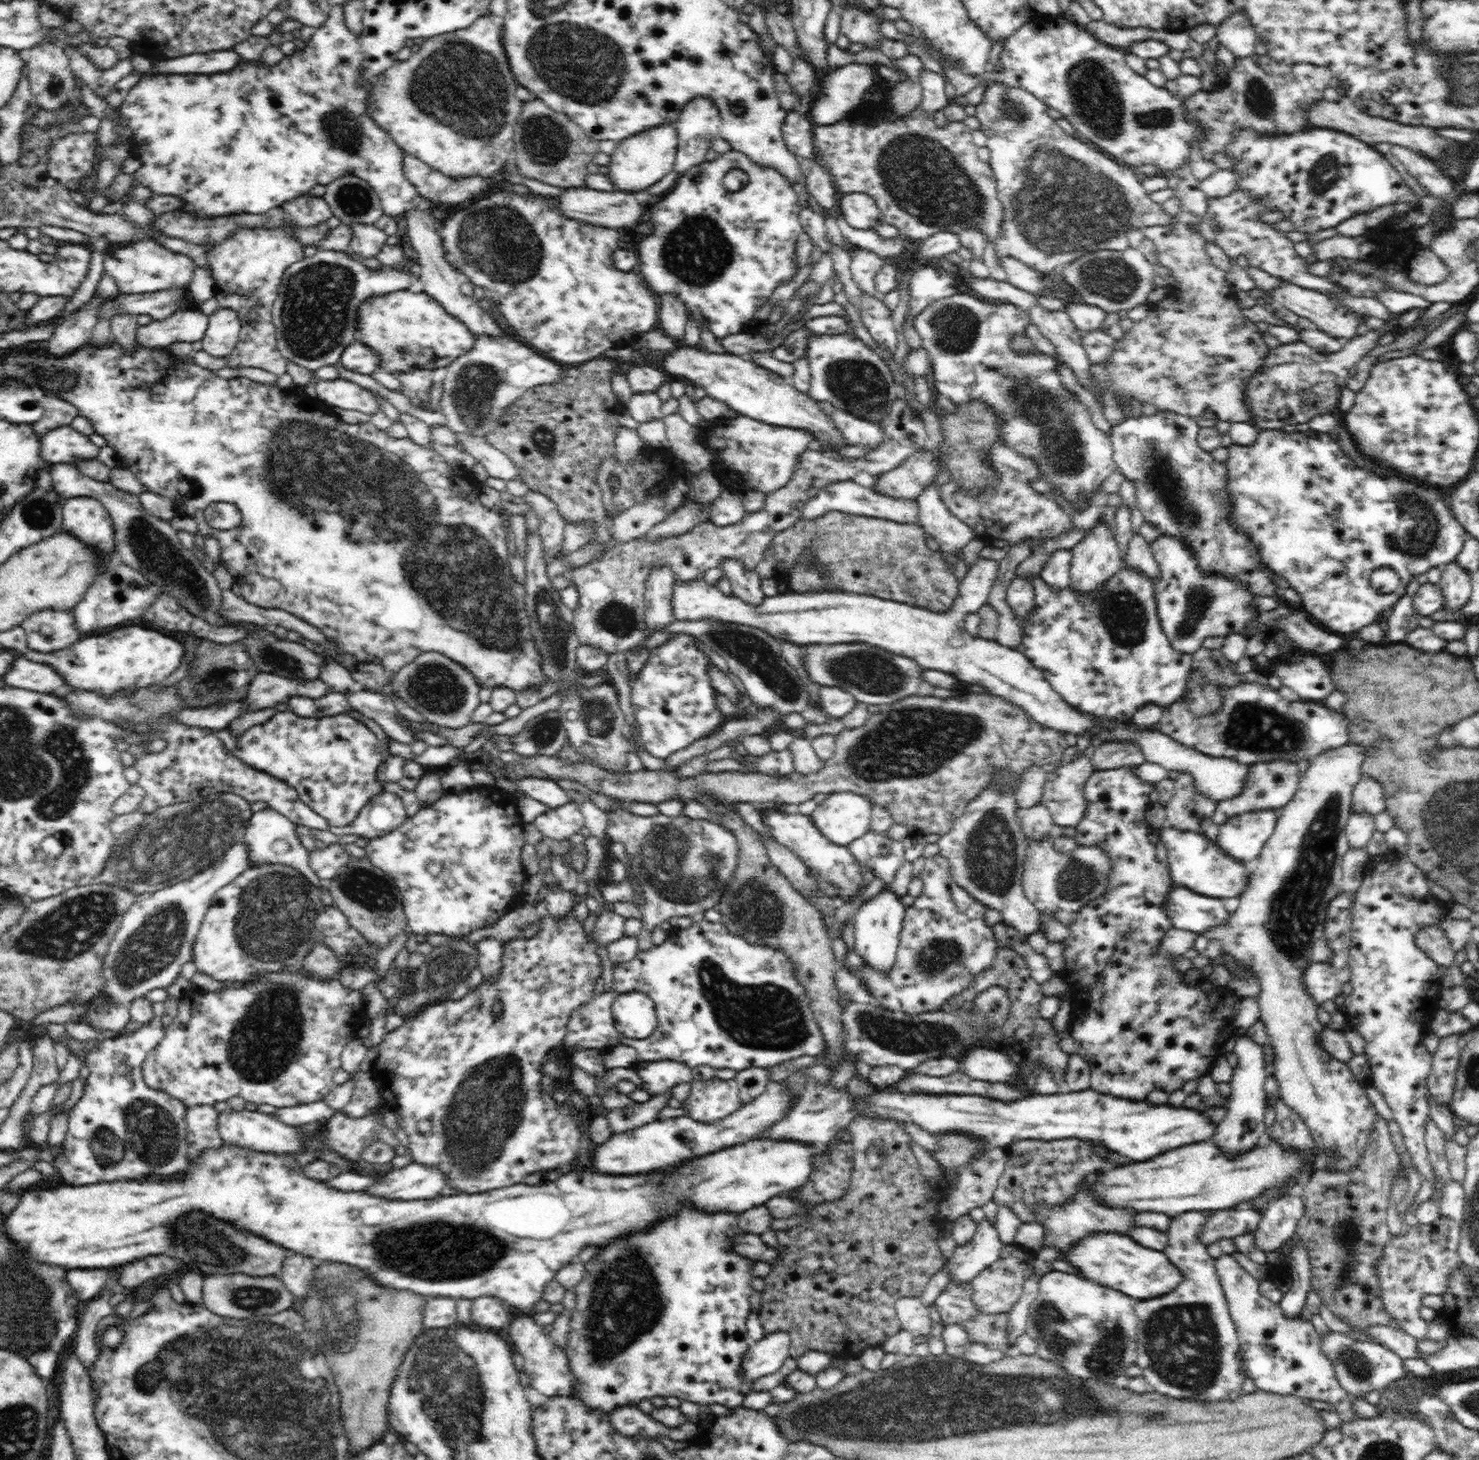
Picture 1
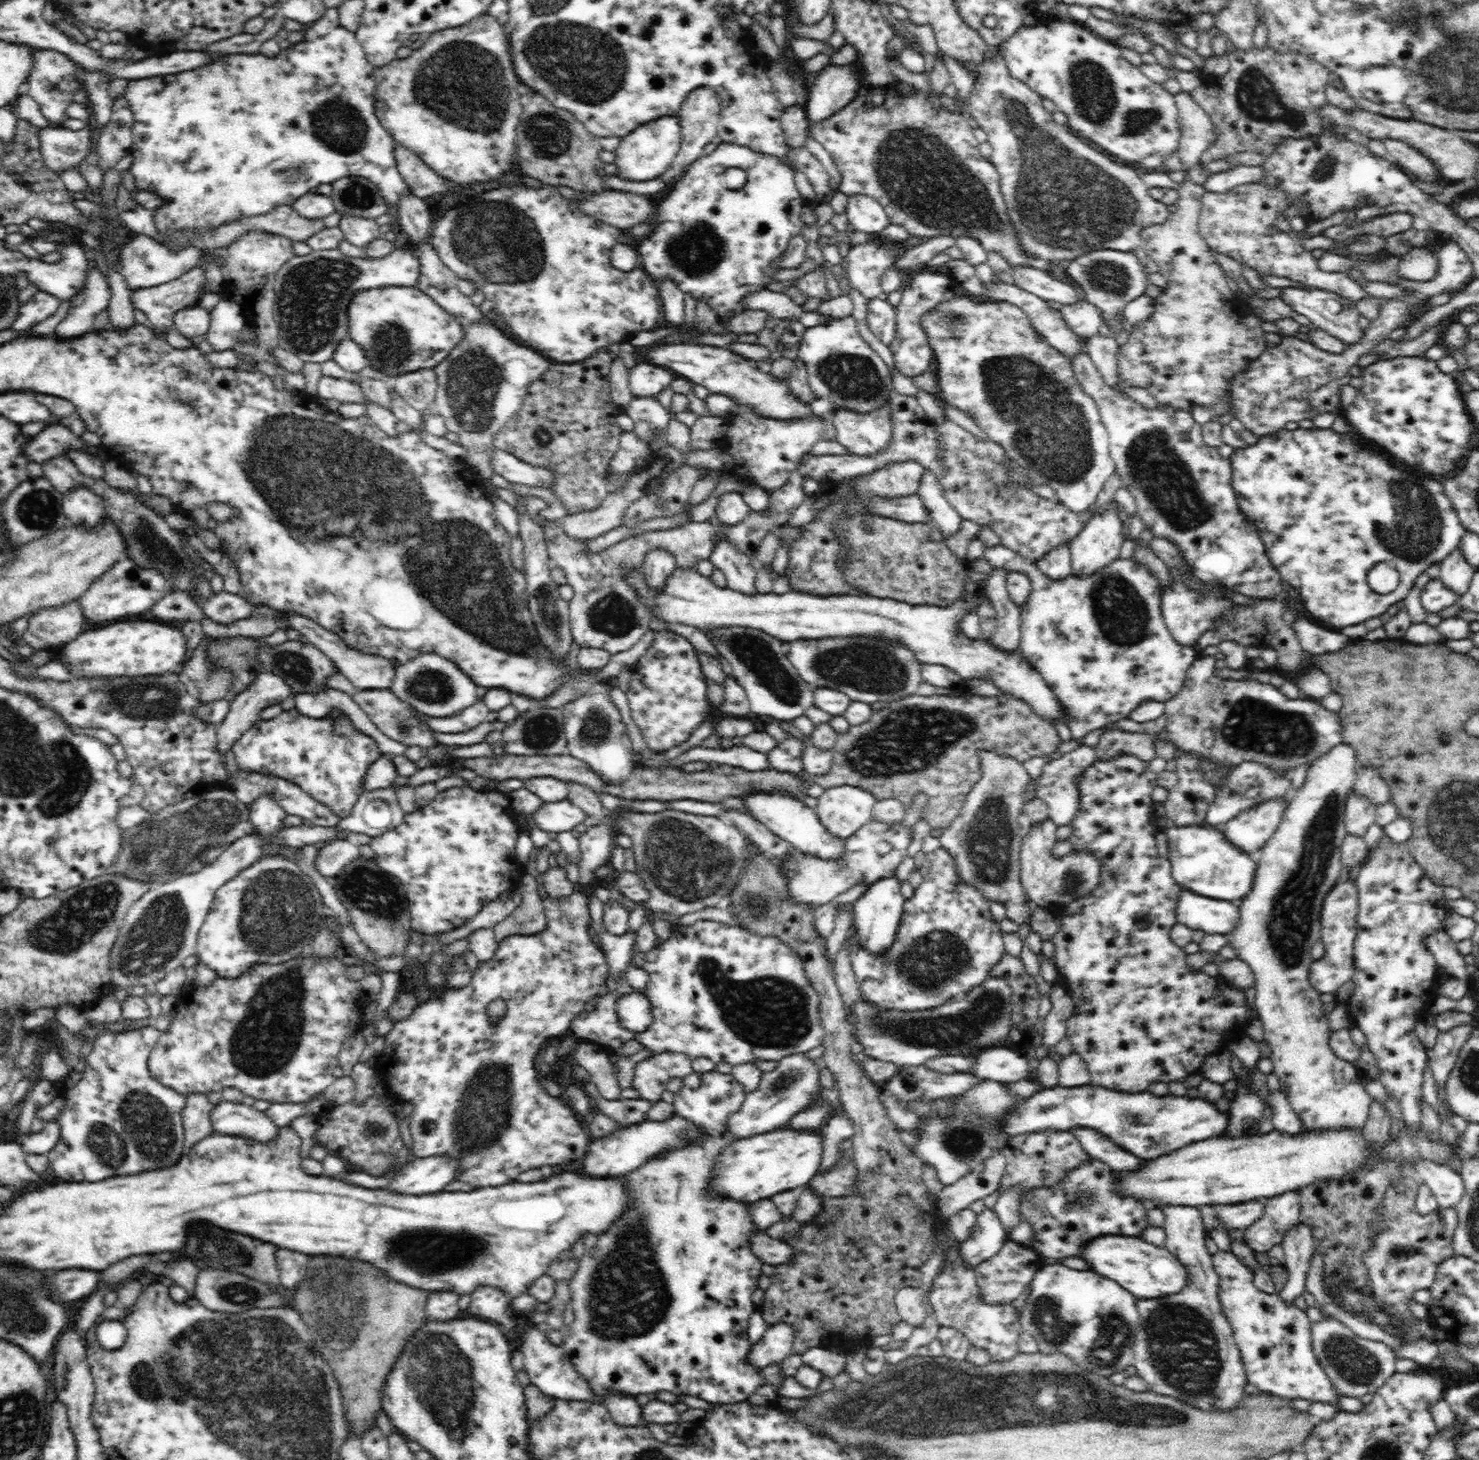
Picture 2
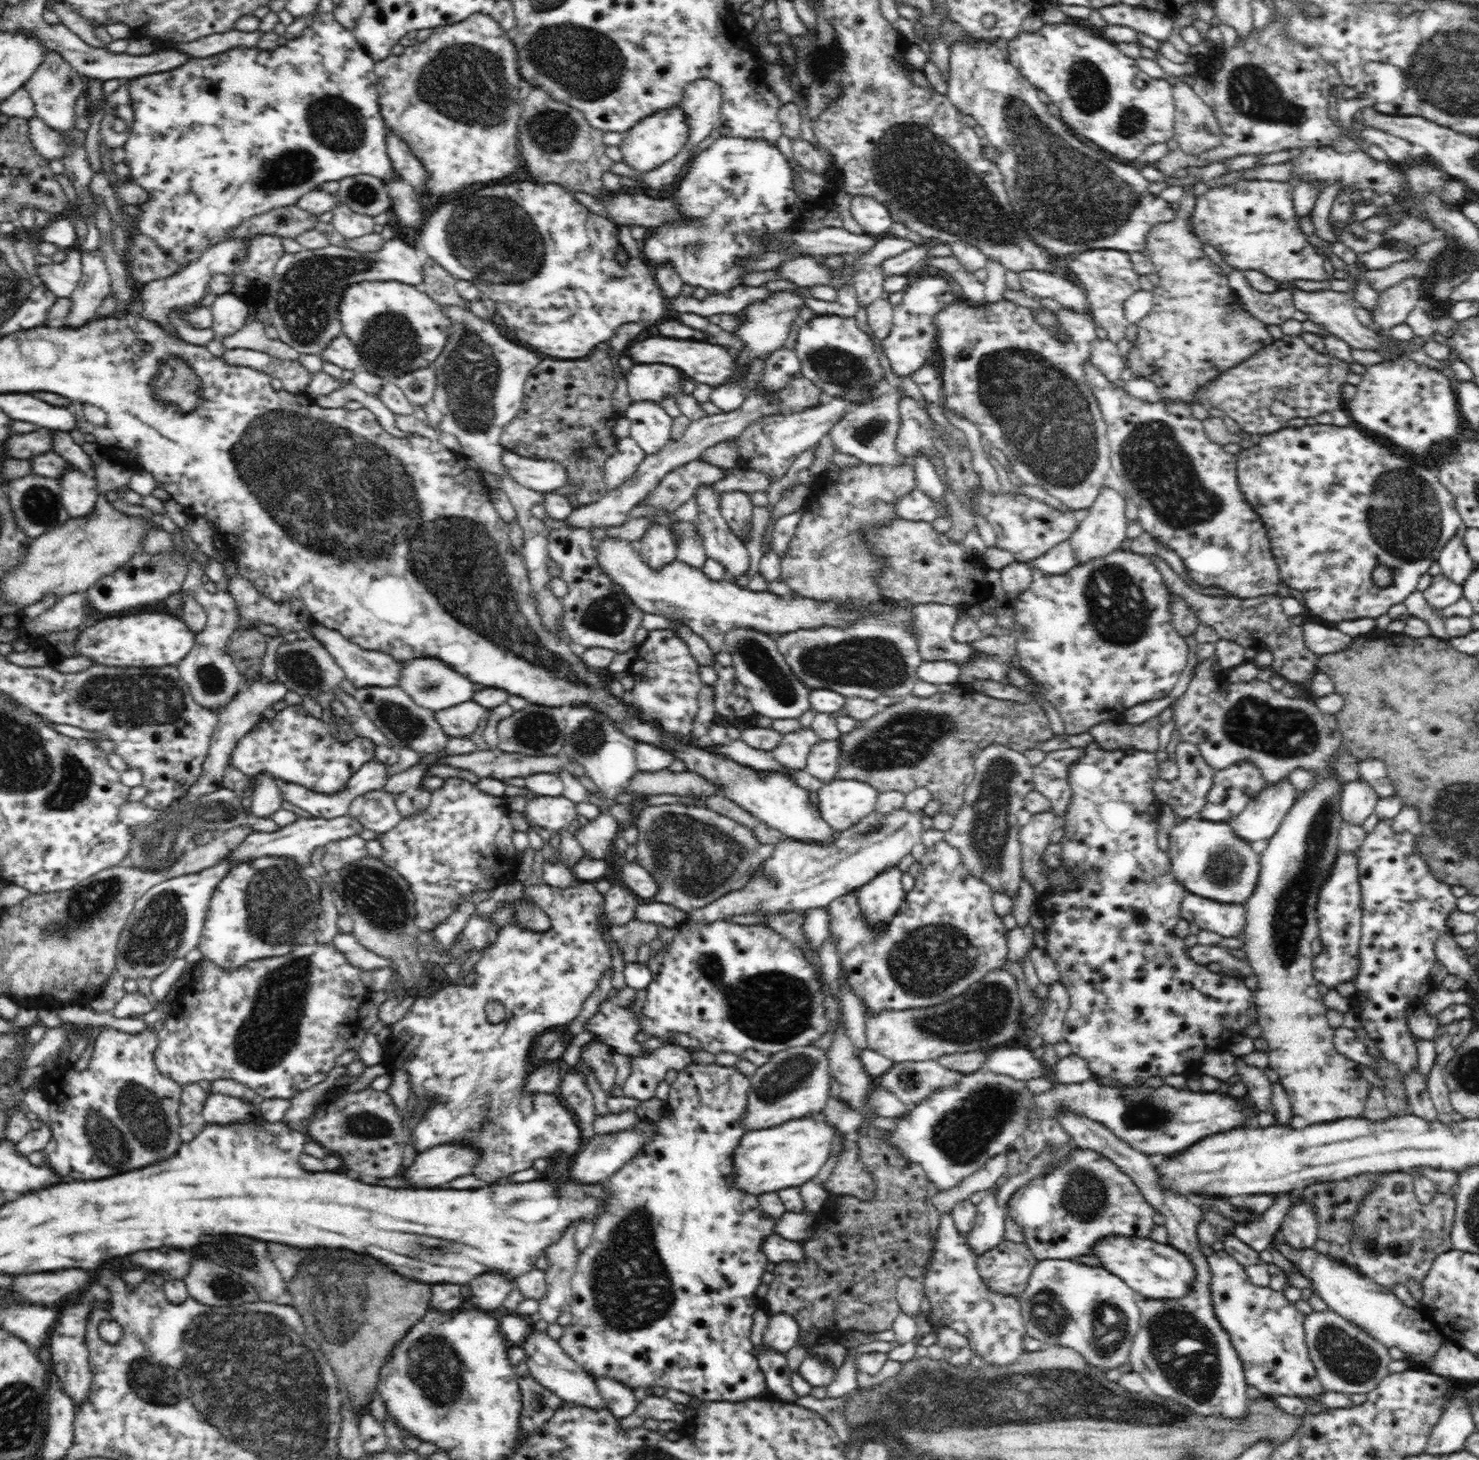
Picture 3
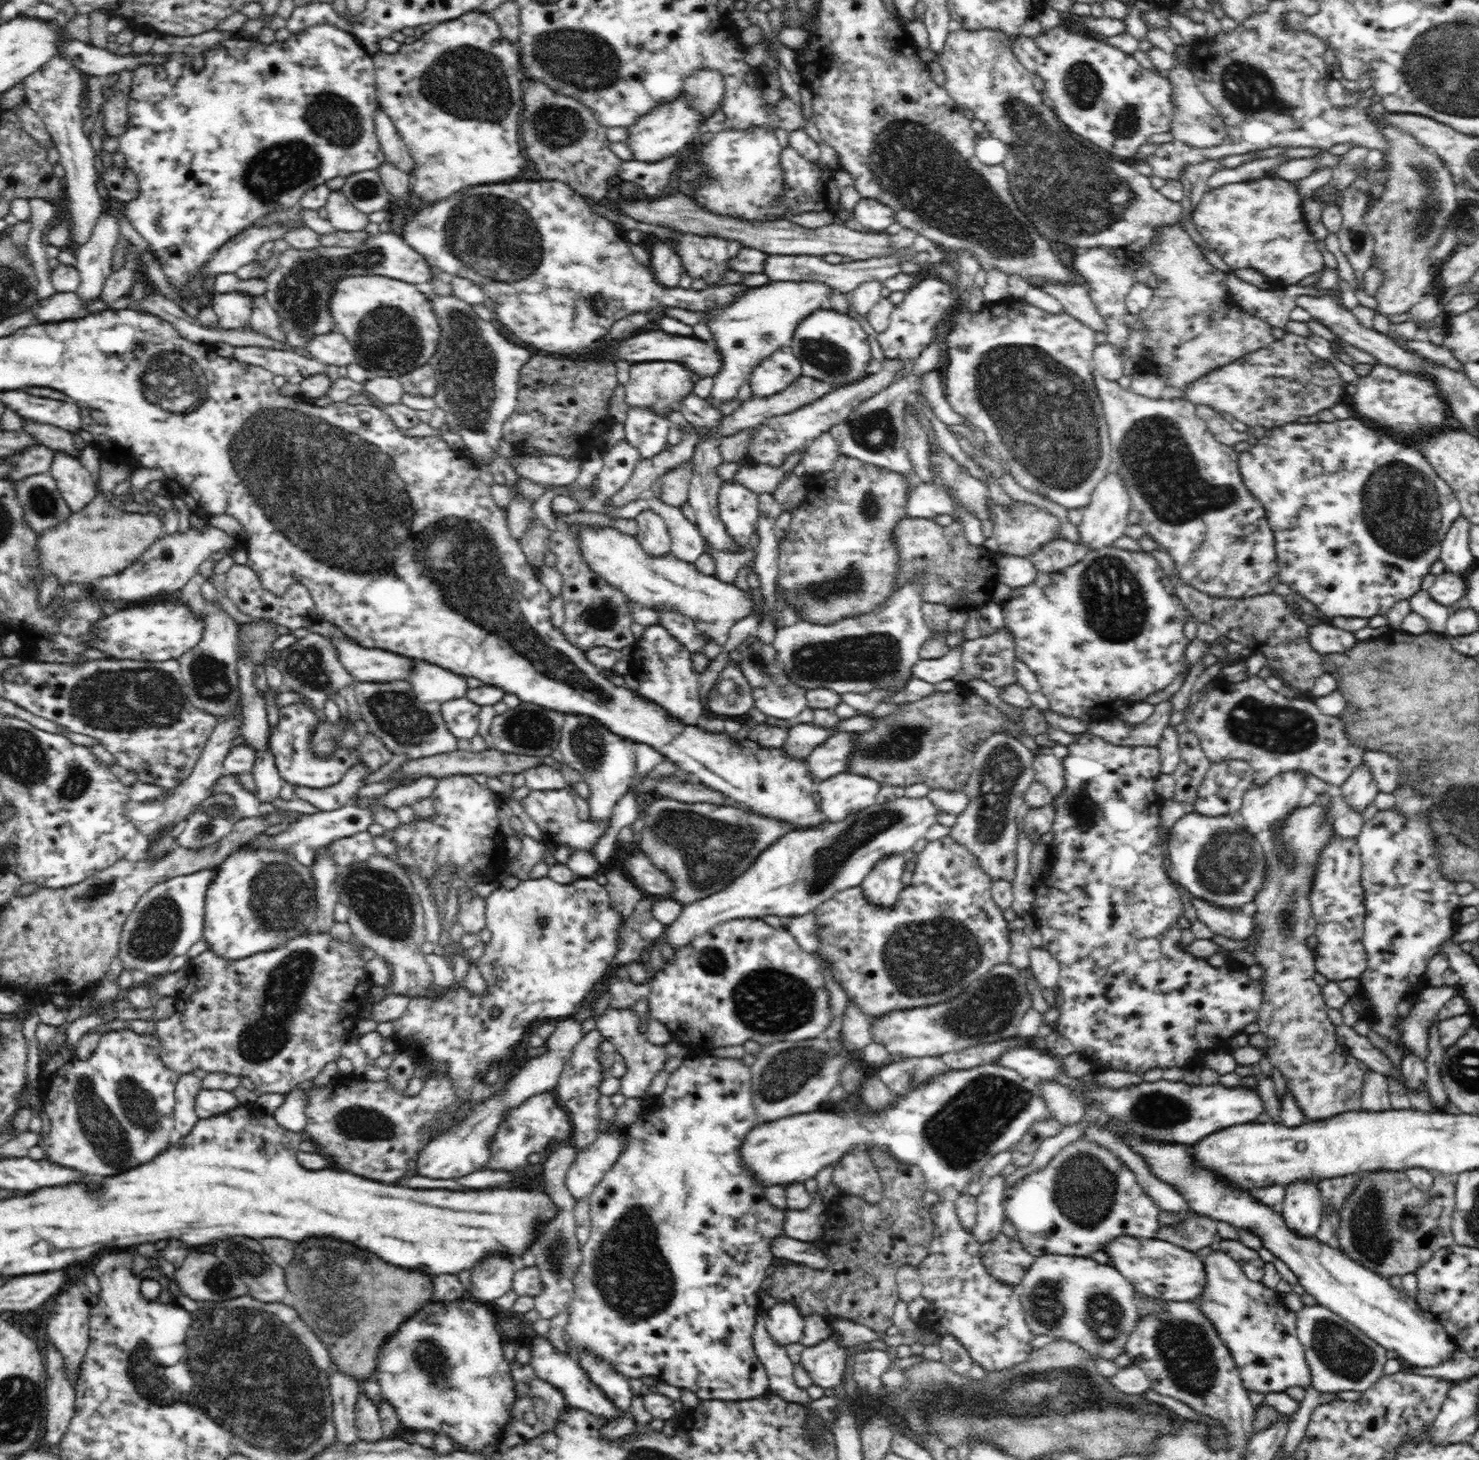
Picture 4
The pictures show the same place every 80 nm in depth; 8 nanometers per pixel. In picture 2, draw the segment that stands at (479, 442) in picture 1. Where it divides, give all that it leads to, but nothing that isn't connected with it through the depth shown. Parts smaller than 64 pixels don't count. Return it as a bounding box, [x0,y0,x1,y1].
[491,449,553,488]

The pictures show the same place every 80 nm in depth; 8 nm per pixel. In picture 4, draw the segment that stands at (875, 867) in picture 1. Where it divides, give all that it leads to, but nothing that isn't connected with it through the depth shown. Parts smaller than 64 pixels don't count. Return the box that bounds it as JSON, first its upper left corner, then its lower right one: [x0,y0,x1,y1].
[646,796,942,952]

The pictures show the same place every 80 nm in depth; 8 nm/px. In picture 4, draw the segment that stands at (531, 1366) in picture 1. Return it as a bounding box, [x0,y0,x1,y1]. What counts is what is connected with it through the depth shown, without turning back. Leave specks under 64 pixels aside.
[529,1336,626,1421]

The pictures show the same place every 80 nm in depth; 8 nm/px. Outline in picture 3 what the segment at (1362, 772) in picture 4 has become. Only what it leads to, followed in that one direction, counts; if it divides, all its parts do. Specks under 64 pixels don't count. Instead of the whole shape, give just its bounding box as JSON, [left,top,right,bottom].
[1337,777,1379,826]

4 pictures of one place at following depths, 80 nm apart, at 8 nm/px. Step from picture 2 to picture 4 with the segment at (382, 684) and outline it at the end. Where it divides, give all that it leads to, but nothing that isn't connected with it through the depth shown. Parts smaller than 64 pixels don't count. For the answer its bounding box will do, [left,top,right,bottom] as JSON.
[330,637,414,682]

